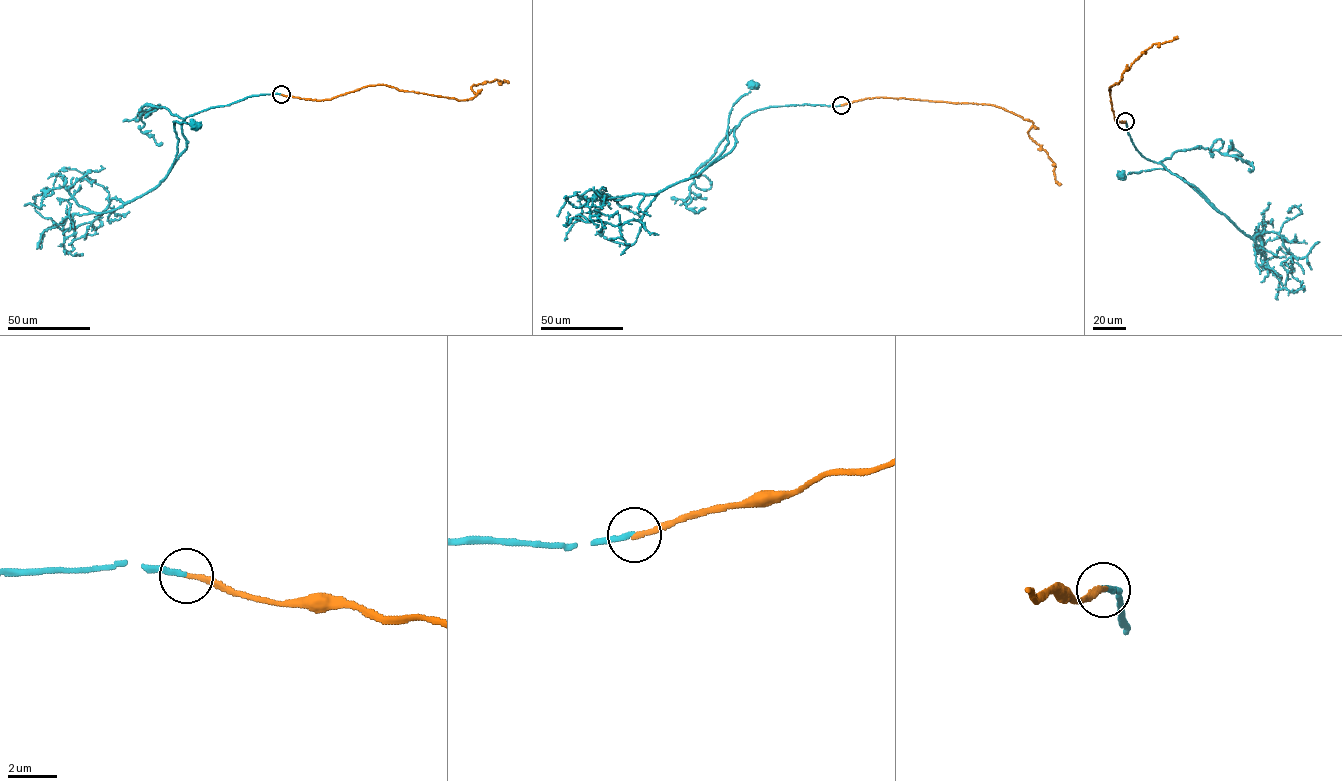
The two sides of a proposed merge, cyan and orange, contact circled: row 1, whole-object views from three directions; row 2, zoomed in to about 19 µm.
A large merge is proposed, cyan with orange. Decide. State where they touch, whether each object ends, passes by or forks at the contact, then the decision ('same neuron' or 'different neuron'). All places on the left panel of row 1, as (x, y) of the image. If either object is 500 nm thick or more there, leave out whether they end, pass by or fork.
at (281, 94); cyan ends there; orange ends there; same neuron

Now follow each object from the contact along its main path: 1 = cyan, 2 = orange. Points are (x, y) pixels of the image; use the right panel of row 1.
1: (1125, 121), (1131, 141), (1142, 156), (1160, 163), (1196, 187), (1214, 207), (1183, 179), (1162, 168), (1122, 176)
2: (1125, 121), (1115, 120), (1109, 87), (1118, 84), (1123, 72), (1153, 44), (1176, 38)

